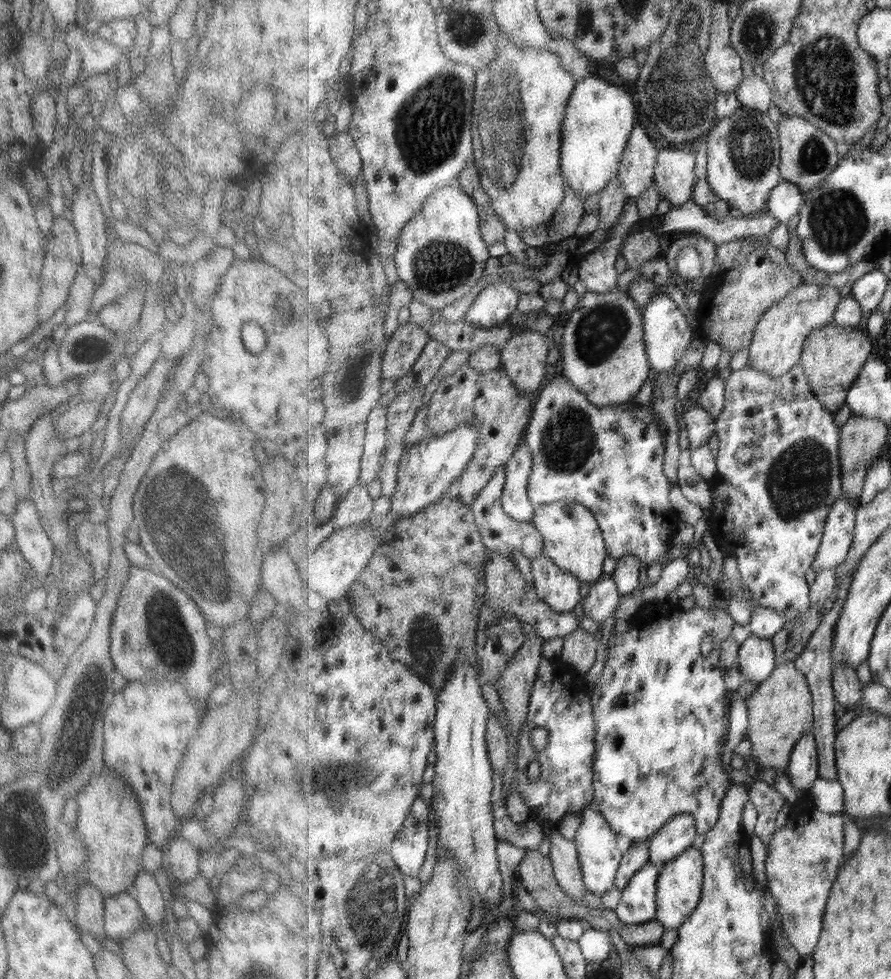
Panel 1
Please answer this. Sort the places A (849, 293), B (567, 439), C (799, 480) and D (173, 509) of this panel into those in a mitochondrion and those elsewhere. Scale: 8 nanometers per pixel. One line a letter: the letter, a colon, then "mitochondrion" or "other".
A: other
B: mitochondrion
C: mitochondrion
D: mitochondrion

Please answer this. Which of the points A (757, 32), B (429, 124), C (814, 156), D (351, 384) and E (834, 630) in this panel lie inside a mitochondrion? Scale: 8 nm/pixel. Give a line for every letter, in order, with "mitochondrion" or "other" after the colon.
A: mitochondrion
B: mitochondrion
C: mitochondrion
D: mitochondrion
E: other

